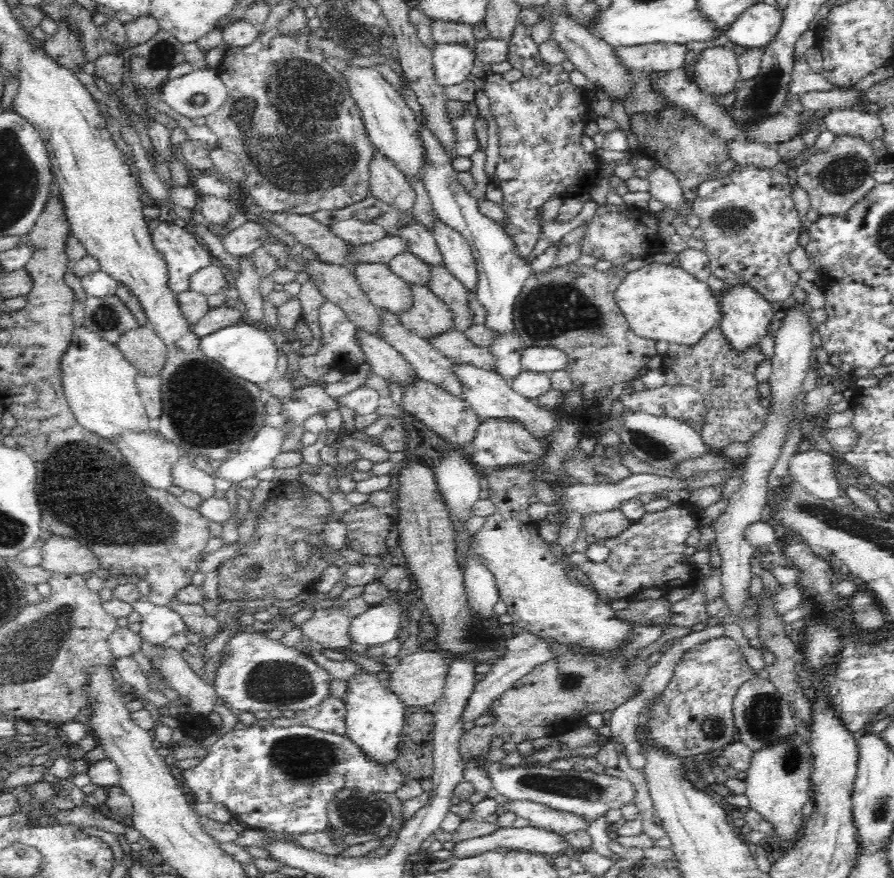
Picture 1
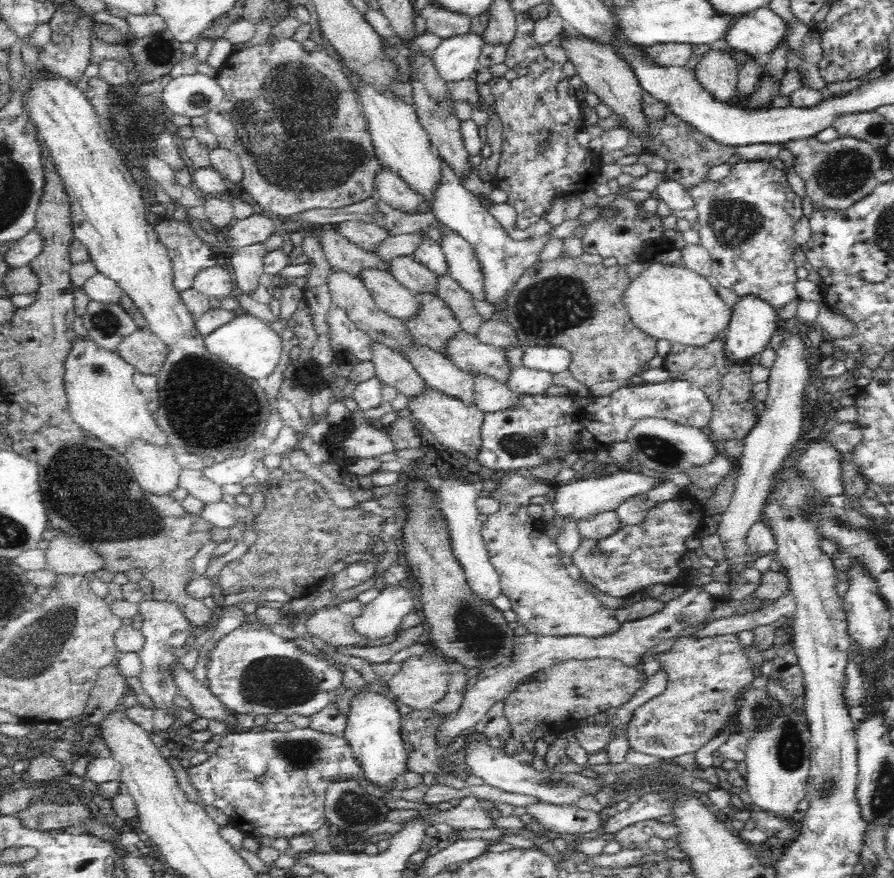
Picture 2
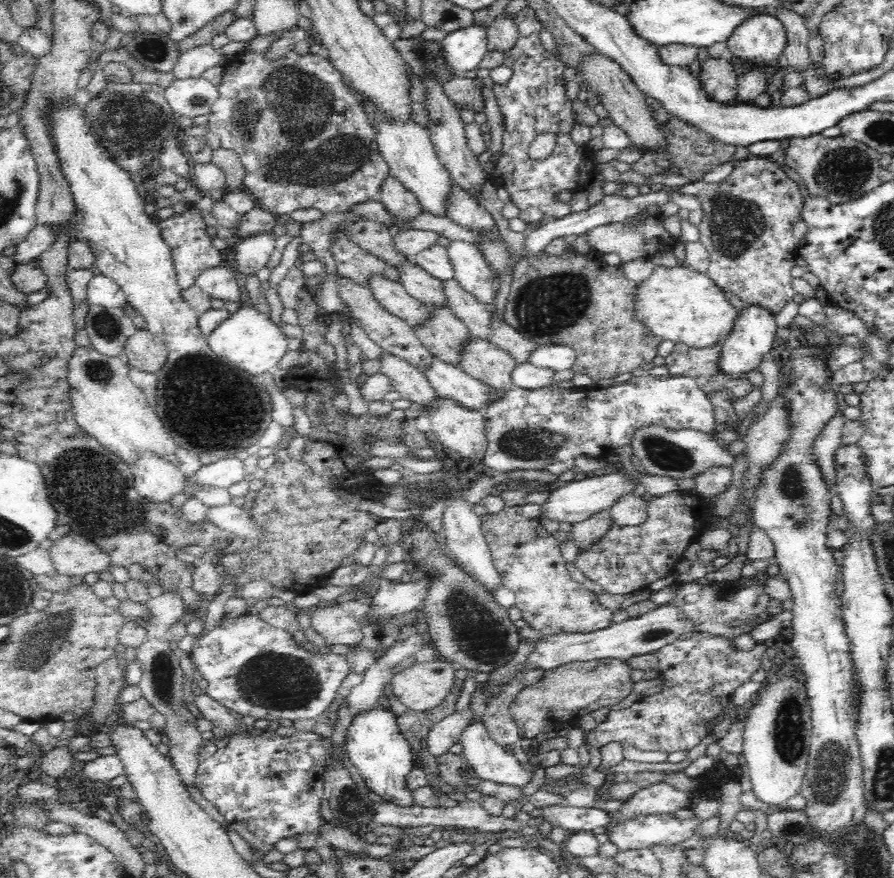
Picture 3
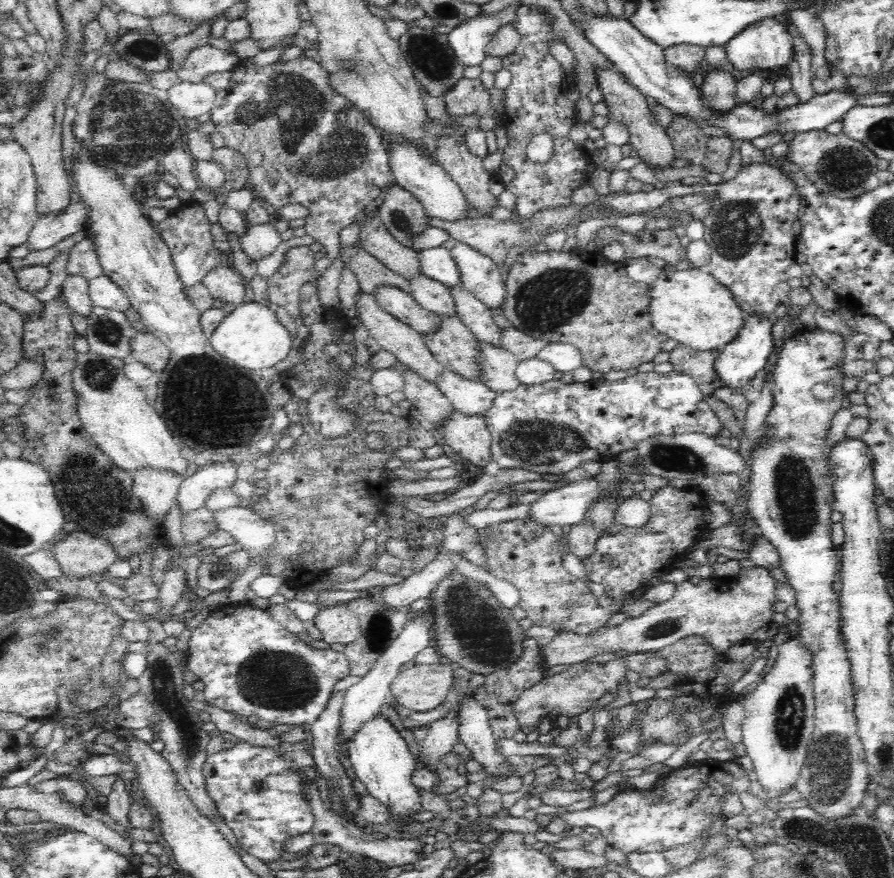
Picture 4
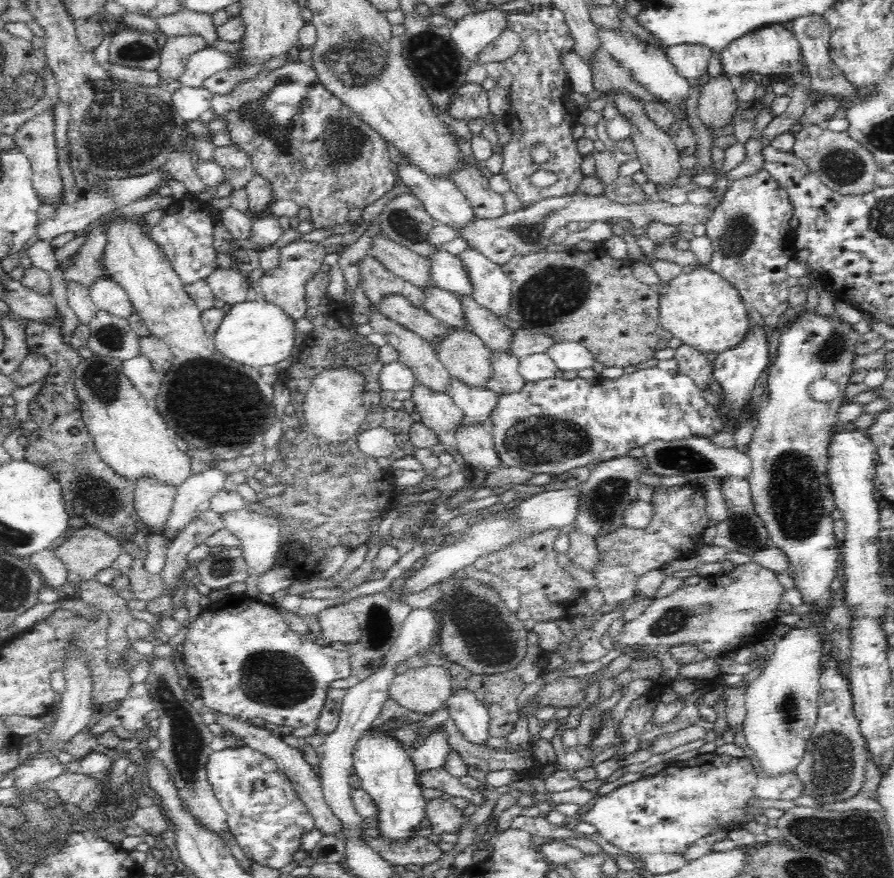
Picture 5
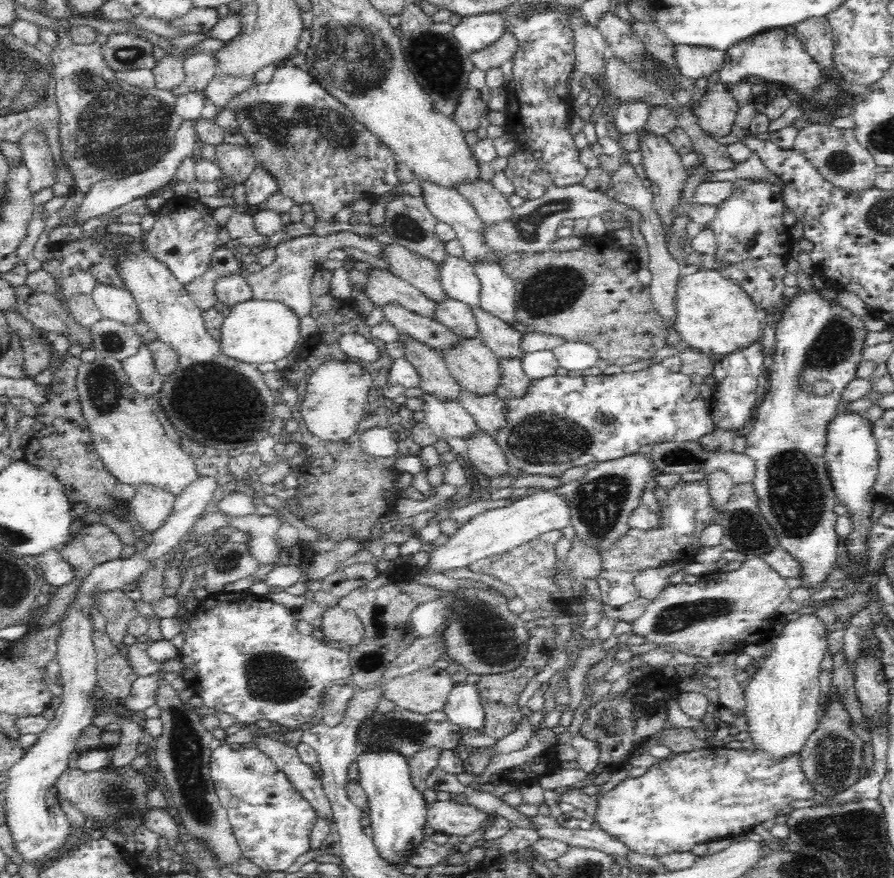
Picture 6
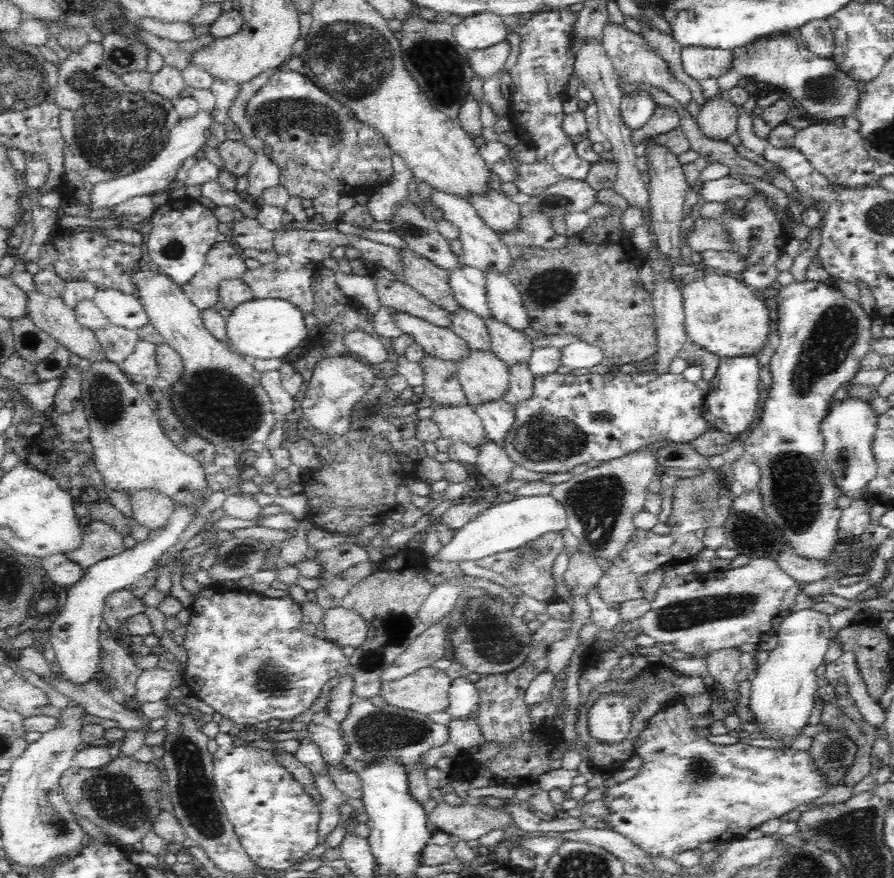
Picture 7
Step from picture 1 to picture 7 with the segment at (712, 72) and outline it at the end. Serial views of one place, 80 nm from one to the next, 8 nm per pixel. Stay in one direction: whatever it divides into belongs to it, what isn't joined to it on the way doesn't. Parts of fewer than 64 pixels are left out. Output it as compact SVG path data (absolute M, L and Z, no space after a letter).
M719 92L700 108L697 123L708 137L725 141L736 132L738 118L739 106Z

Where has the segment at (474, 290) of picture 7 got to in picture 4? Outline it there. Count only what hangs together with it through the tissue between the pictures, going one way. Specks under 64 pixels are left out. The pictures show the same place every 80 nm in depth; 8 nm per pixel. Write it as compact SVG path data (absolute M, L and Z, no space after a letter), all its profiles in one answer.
M440 246L419 251L417 260L420 261L421 272L445 284L448 287L460 285L460 271L450 255L450 250Z

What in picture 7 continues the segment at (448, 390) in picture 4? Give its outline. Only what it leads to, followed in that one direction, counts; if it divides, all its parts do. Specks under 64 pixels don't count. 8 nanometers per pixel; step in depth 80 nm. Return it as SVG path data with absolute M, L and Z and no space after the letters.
M502 398L468 405L480 418L487 438L502 444L504 435L513 423L513 406Z

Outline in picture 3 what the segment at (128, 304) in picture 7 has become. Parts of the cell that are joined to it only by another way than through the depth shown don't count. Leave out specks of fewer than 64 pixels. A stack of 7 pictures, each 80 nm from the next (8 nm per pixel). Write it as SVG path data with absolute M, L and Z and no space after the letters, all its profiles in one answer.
M96 273L88 281L86 302L89 305L97 304L105 308L123 308L127 298L112 279L102 273Z

